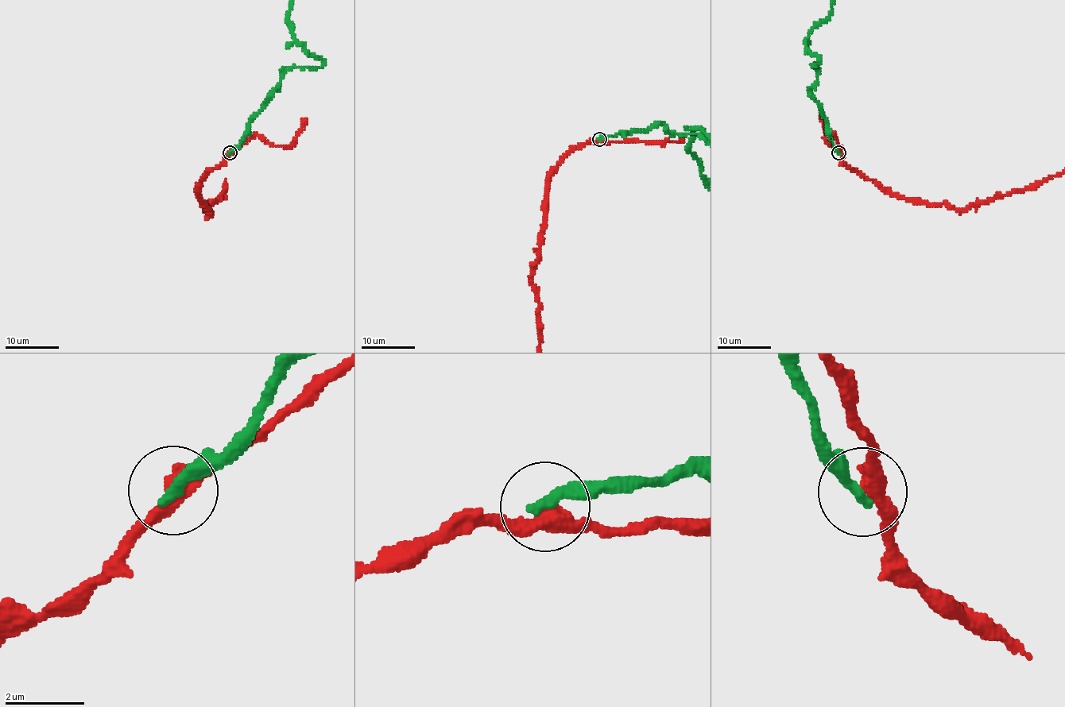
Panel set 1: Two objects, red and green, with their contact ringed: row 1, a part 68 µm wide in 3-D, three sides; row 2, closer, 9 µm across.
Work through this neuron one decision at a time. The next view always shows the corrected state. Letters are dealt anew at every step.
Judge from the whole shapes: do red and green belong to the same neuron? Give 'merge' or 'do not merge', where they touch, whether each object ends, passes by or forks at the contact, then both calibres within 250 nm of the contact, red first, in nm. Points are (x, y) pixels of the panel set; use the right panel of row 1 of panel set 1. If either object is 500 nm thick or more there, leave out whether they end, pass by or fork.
do not merge; place (838, 152); red passes by; green ends; calibres 400 and 340 nm

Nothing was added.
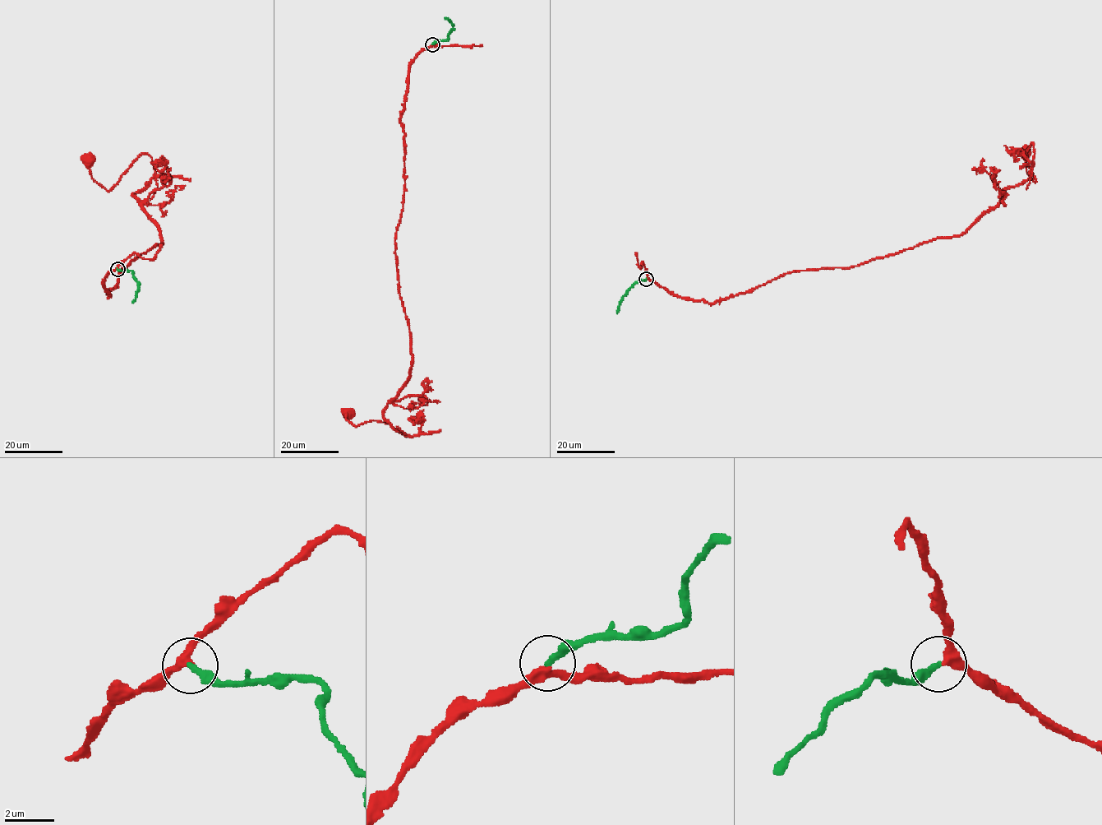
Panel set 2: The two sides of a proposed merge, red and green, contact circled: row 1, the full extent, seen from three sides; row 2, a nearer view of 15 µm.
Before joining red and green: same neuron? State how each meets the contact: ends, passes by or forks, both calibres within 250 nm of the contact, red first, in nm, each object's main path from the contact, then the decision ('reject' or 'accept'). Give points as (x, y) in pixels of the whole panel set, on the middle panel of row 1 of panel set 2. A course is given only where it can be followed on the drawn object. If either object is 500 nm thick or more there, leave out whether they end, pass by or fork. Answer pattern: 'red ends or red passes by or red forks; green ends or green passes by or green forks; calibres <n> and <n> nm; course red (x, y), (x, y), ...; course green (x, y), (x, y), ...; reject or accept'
red passes by; green ends; calibres 320 and 260 nm; course red (432, 44), (411, 62), (400, 119), (395, 252), (412, 363), (383, 418), (407, 436), (348, 414); course green (432, 44), (448, 39), (453, 26), (444, 17); accept

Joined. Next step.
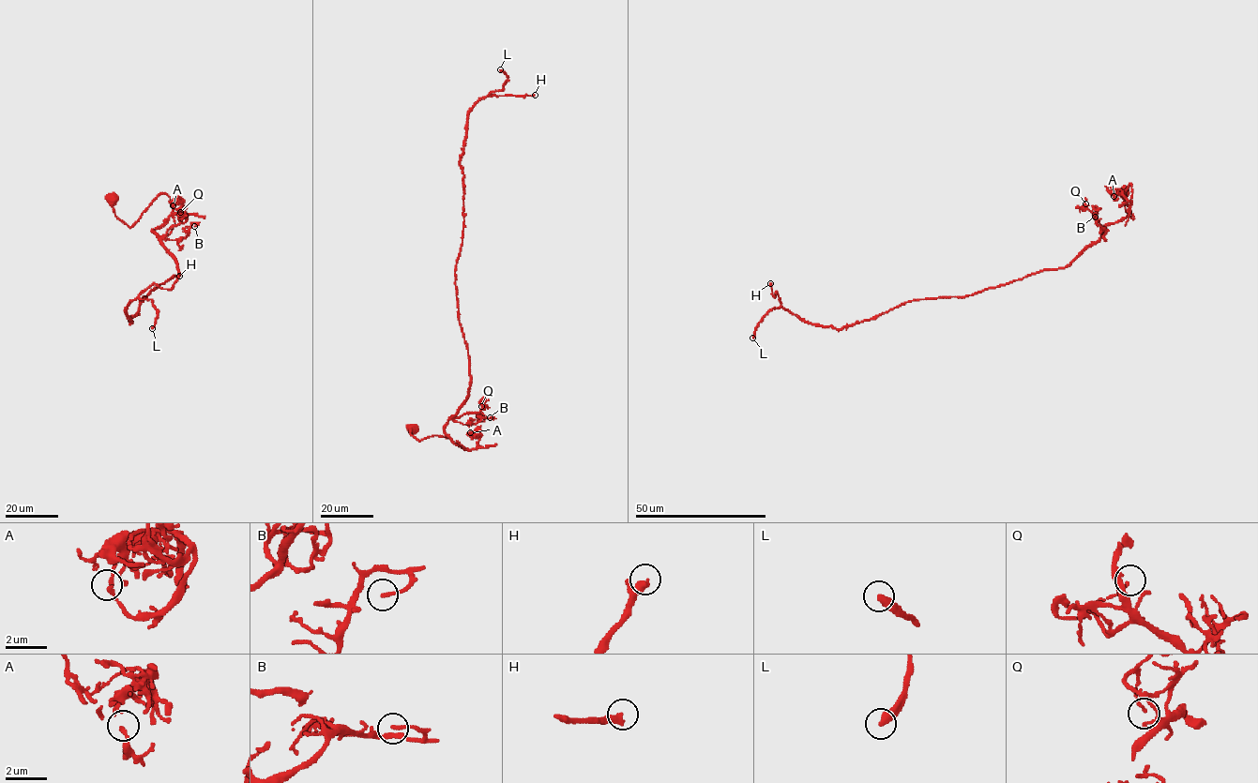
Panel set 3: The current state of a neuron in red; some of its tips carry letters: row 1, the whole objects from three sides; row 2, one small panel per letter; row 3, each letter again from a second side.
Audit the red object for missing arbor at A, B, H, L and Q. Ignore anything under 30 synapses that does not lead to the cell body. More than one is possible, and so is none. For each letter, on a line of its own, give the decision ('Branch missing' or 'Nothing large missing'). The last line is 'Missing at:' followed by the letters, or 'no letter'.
A: Nothing large missing
B: Nothing large missing
H: Branch missing
L: Branch missing
Q: Nothing large missing
Missing at: H, L

